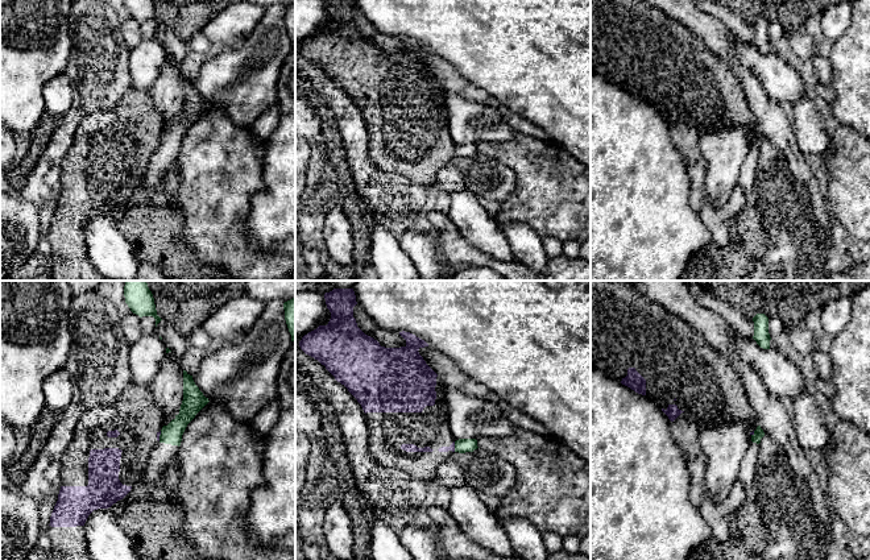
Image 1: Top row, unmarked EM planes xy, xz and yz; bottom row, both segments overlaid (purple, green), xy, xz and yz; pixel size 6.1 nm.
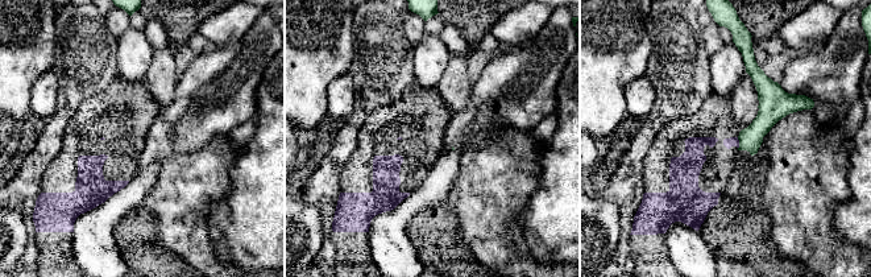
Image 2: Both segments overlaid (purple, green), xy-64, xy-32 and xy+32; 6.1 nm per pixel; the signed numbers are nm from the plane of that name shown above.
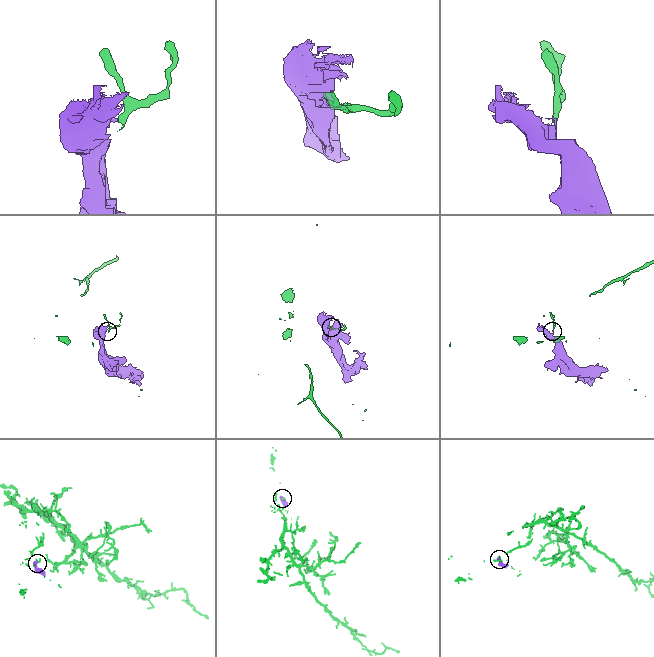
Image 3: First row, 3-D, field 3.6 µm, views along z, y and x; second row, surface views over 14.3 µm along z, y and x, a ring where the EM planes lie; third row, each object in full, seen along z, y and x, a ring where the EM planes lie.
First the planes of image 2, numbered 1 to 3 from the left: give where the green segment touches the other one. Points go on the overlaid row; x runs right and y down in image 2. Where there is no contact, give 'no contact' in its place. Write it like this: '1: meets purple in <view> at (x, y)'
1: no contact
2: no contact
3: meets purple in xy+32 at (738, 143)

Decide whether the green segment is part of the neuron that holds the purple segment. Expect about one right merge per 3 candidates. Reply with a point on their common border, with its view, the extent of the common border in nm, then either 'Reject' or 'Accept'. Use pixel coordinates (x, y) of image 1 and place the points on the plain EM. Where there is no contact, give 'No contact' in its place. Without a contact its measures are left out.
Touches purple at xy (158, 141). Shared border 70 nm. Reject

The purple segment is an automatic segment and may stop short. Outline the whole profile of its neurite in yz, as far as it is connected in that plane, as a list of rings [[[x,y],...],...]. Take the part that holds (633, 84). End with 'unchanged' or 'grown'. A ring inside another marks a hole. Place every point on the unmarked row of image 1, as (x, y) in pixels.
[[[591,0],[591,70],[656,108],[674,126],[682,117],[696,121],[699,133],[721,125],[740,125],[754,140],[759,130],[737,76],[713,55],[689,28],[645,0]]]; grown

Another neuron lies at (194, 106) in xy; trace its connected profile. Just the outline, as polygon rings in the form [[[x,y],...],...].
[[[183,75],[183,105],[179,119],[162,132],[160,146],[150,157],[140,187],[111,212],[94,215],[88,220],[84,228],[88,257],[107,281],[132,281],[136,277],[140,261],[120,232],[119,223],[132,207],[156,202],[163,179],[177,163],[187,129],[208,107],[195,90],[192,80]]]

